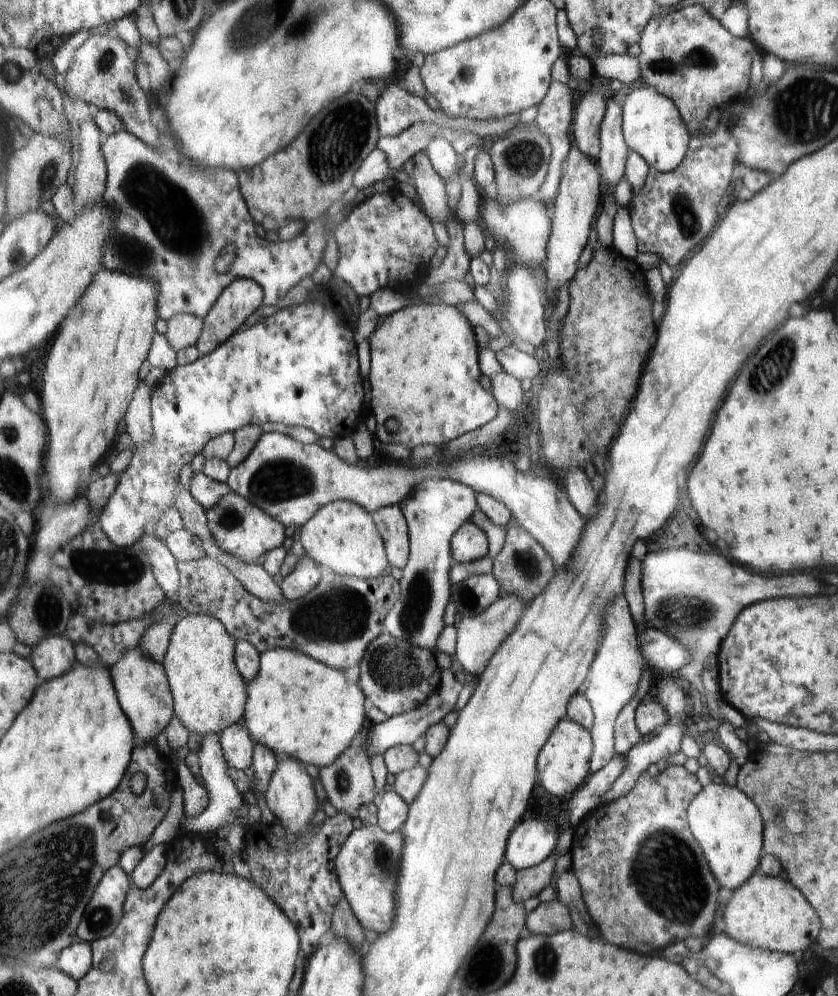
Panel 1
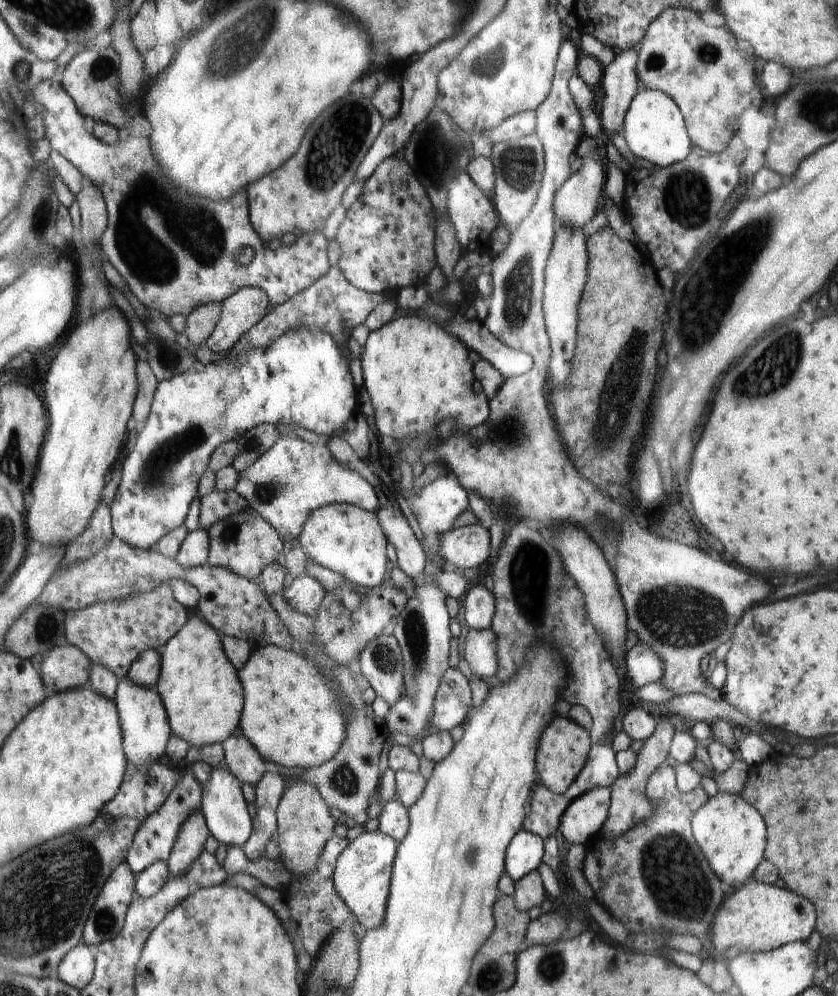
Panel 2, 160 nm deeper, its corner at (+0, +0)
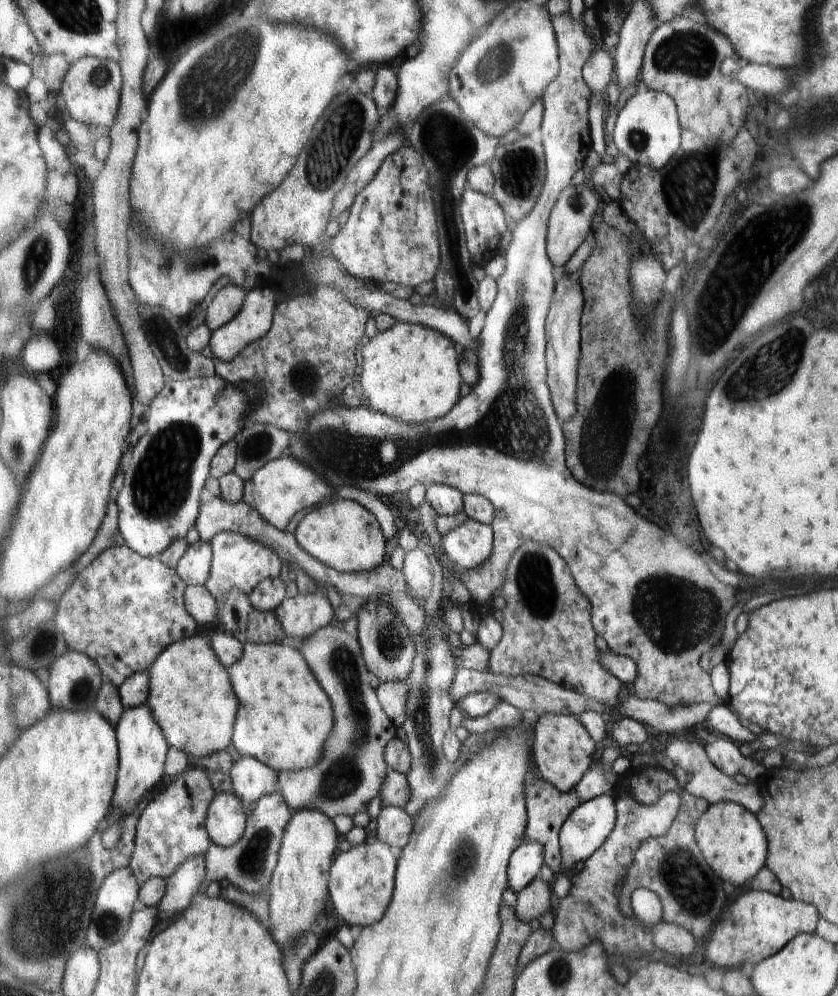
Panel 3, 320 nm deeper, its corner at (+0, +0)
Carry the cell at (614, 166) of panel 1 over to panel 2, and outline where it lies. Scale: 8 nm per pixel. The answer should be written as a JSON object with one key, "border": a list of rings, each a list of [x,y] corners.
{"border":[[[632,48],[621,51],[603,70],[601,82],[604,103],[599,117],[611,141],[623,127],[634,95],[641,89],[637,76],[638,50]]]}

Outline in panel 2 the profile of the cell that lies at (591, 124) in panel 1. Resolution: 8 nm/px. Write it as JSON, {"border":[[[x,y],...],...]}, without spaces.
{"border":[[[595,151],[593,157],[584,157],[582,168],[574,172],[572,178],[558,190],[554,200],[554,212],[556,214],[556,225],[560,227],[570,227],[571,229],[584,228],[598,213],[604,196],[602,183],[604,182],[604,172],[600,162],[600,157]]]}

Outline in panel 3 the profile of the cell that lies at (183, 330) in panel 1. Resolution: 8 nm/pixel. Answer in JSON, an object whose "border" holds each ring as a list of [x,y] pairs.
{"border":[[[229,285],[222,288],[208,306],[205,324],[210,331],[216,331],[225,326],[244,305],[244,300],[248,290],[239,285]]]}

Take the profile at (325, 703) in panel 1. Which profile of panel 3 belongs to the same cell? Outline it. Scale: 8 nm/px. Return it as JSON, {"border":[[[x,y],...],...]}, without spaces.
{"border":[[[247,643],[229,676],[241,702],[233,738],[241,756],[256,758],[278,773],[316,767],[325,758],[336,716],[328,694],[298,650],[282,643]]]}

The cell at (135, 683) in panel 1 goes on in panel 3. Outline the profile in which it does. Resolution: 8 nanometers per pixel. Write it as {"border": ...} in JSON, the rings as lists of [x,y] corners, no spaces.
{"border":[[[140,704],[136,708],[123,708],[118,720],[117,742],[120,746],[120,767],[117,774],[117,790],[113,800],[113,810],[118,810],[123,814],[134,812],[134,808],[138,808],[138,804],[144,799],[144,794],[148,794],[164,776],[164,758],[169,755],[169,742],[166,741],[165,733],[162,731],[158,720],[150,709],[148,704]]]}

